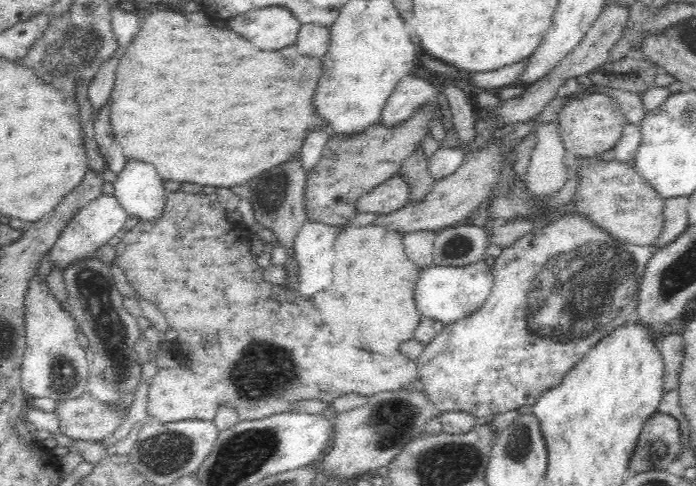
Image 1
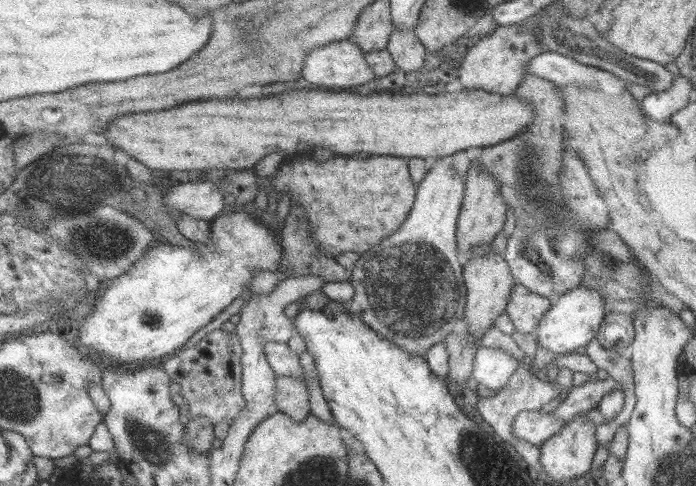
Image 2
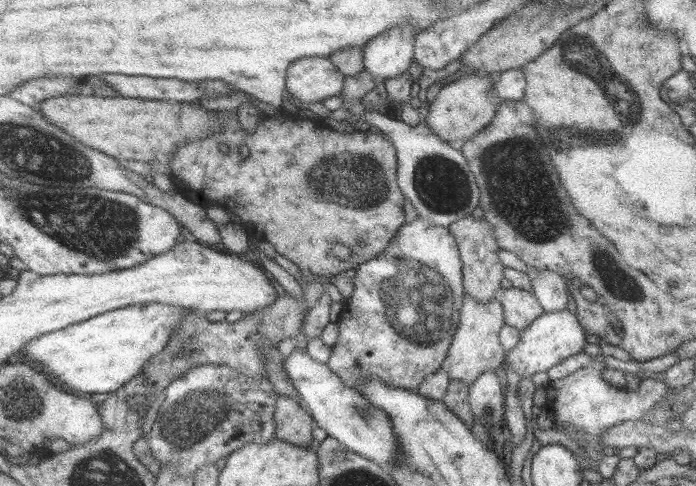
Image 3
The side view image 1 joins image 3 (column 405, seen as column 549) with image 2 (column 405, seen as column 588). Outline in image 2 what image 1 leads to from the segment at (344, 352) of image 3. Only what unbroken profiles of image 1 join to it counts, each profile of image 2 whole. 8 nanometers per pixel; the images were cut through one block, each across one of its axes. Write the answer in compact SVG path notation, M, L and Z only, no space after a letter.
M448 158L437 159L427 173L427 176L423 179L423 182L418 185L418 195L416 196L413 210L407 222L403 225L403 228L401 228L399 232L395 232L391 238L386 238L378 245L377 249L363 254L353 269L354 276L351 282L356 289L356 294L353 301L349 304L351 314L359 316L365 324L369 324L371 328L373 328L375 332L379 332L379 335L383 336L385 340L398 344L403 350L414 355L425 356L434 344L445 342L453 332L457 332L466 327L464 319L466 316L466 307L468 306L468 287L466 286L466 278L464 277L464 266L461 266L461 262L459 262L459 258L457 258L457 251L460 250L458 245L458 220L463 208L466 188L466 180L463 180L463 178L459 176L459 172L453 168L451 161Z

